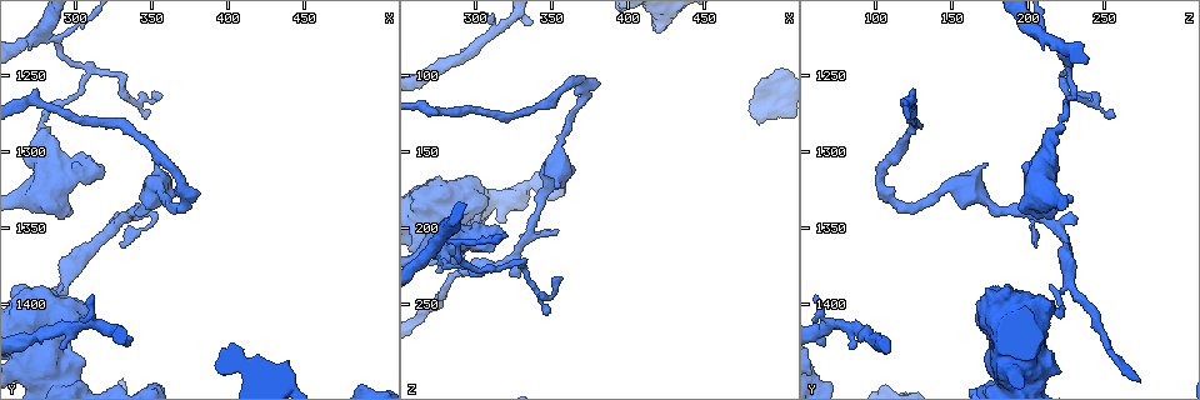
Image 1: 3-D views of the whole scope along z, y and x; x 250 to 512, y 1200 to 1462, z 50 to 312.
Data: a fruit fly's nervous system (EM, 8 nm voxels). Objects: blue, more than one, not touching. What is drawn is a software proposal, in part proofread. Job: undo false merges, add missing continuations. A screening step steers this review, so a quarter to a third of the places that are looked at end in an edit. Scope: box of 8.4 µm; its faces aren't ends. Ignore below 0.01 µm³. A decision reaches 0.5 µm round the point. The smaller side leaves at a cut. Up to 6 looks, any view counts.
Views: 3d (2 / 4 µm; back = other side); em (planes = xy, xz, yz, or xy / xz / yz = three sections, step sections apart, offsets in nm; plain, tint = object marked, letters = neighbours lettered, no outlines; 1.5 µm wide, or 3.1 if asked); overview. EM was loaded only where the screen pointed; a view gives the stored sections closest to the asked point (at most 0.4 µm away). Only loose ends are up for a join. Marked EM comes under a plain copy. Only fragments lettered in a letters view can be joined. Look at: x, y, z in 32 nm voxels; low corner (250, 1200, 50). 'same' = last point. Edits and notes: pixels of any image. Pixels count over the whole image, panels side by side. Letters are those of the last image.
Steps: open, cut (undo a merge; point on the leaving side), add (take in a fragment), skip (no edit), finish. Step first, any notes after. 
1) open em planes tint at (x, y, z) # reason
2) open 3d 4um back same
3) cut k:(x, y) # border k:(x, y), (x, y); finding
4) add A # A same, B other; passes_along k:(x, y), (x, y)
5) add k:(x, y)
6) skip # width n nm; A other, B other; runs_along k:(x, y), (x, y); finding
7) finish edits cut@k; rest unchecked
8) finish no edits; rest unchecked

open 3d 2um at (276, 1330, 228) # branch stops here

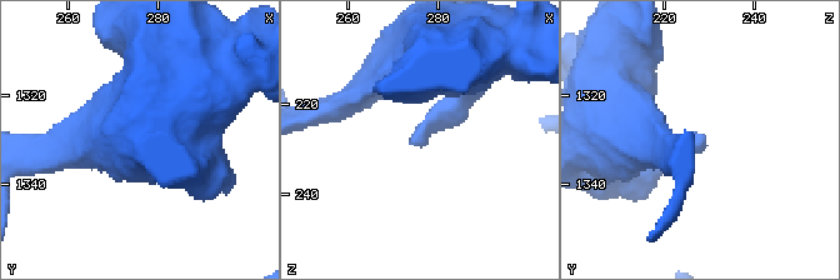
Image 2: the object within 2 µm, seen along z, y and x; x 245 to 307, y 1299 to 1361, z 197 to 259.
open em planes tint at (275, 1329, 229) # now the EM

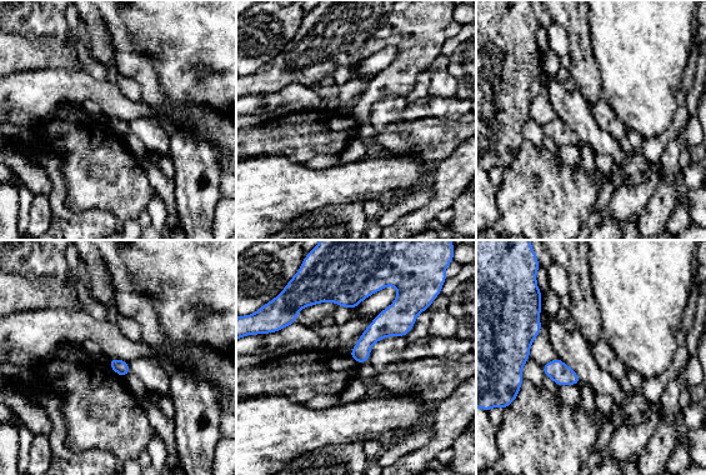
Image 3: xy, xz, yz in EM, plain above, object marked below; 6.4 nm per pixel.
open em planes letters same

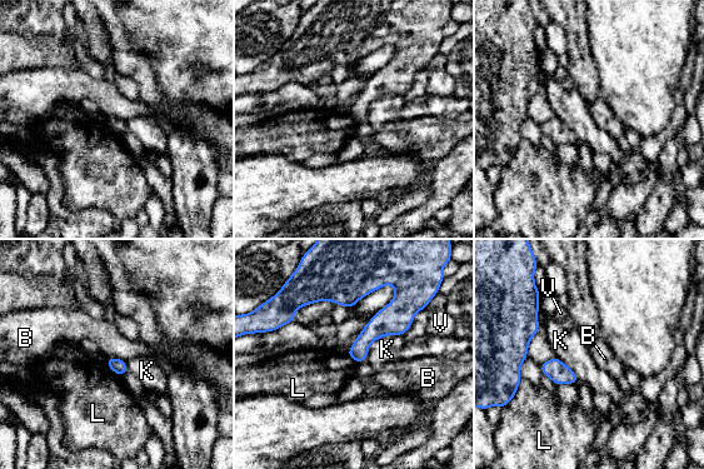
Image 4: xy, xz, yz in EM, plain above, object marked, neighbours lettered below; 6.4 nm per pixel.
skip # B other, K other, L other, V other; border 4:(108, 357), (118, 357), (125, 362); no lettered fragment goes on from it

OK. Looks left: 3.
open 3d 2um at (328, 1342, 232) # free end

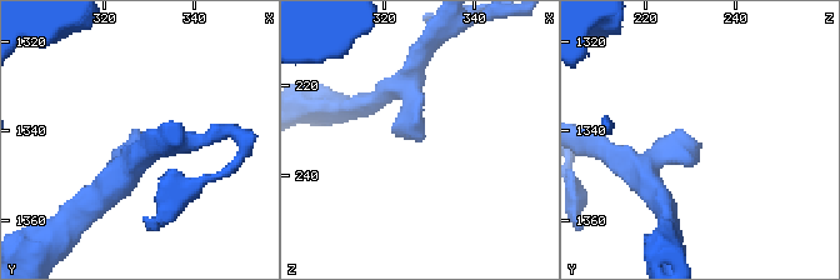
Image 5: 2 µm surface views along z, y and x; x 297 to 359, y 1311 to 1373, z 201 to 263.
open em planes letters at (328, 1344, 231) # need the tissue

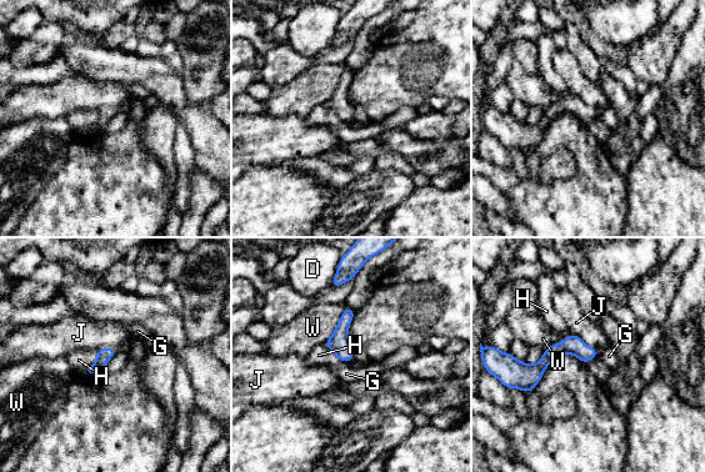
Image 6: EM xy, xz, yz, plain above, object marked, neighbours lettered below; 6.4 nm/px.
skip # width 100 nm; D other, G other, H other, J other, W other; runs_along 6:(594, 352), (556, 349), (536, 368), (516, 363); no lettered fragment goes on from it

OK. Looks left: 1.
finish no edits; rest unchecked

